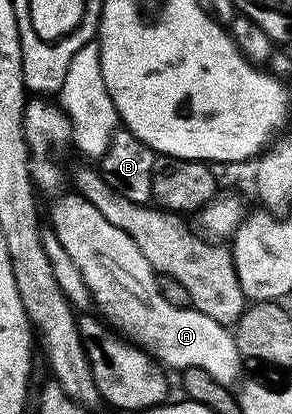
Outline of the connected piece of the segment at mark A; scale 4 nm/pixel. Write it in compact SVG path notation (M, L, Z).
M74 191L67 192L52 200L56 201L51 205L49 228L56 233L61 246L65 247L66 254L81 271L85 285L92 293L94 308L101 314L102 320L122 334L132 345L144 349L150 357L155 358L168 370L182 371L189 367L201 367L201 371L209 371L209 375L213 375L217 383L228 387L234 386L240 380L239 372L242 371L243 365L245 366L244 358L239 356L234 332L228 326L217 323L217 319L209 319L209 315L193 307L182 309L168 303L165 295L159 293L159 277L151 268L149 259L141 255L141 247L137 247L137 243L133 243L133 239L129 239L129 235L125 235L121 227L113 227L113 223L109 223L109 219L105 219L105 215L101 215L101 211L93 207L93 203L89 203Z

